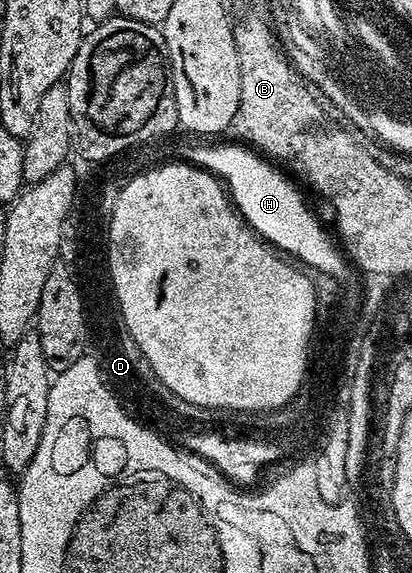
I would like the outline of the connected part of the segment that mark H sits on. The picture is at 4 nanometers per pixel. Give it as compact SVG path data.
M211 145L206 150L189 150L187 154L192 156L193 165L223 180L234 208L262 240L268 241L286 256L294 255L294 257L289 256L294 260L302 259L306 263L304 264L306 268L314 267L315 270L322 271L330 280L333 280L336 275L341 275L341 271L348 269L349 263L341 267L341 262L346 259L346 256L340 250L337 252L333 248L332 241L325 236L324 229L317 224L317 219L309 212L308 205L301 200L300 193L276 171L277 167L248 146L235 146L239 147Z

